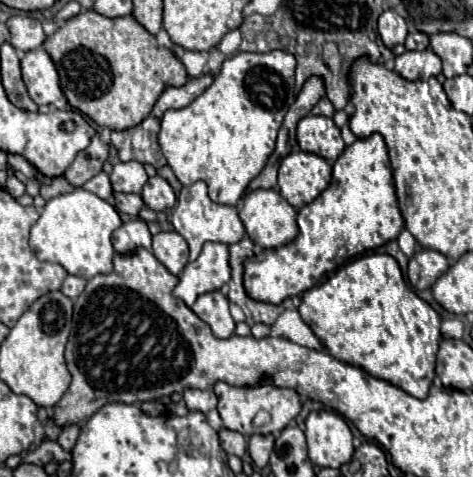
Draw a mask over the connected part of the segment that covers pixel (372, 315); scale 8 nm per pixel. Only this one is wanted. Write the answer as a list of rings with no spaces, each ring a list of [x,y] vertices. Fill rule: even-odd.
[[[365,254],[341,266],[327,282],[303,292],[297,310],[333,358],[387,380],[415,398],[427,396],[435,378],[441,320],[405,284],[397,260],[389,254]]]

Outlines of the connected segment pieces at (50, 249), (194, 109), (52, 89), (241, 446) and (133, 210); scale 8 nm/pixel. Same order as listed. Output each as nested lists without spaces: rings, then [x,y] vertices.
[[[77,188],[75,192],[55,196],[45,204],[41,218],[31,228],[29,248],[39,260],[61,264],[69,274],[89,280],[113,270],[115,250],[111,246],[111,234],[119,226],[121,218],[109,202],[101,200],[93,192]]]
[[[283,50],[267,54],[239,52],[223,62],[223,68],[215,76],[213,84],[181,110],[167,110],[161,118],[159,146],[167,158],[171,170],[183,186],[203,180],[209,186],[209,198],[219,204],[235,206],[243,196],[247,184],[263,170],[271,152],[275,150],[277,130],[281,128],[283,116],[295,102],[295,58]]]
[[[43,48],[25,52],[21,58],[21,70],[27,92],[35,104],[53,104],[55,100],[63,98],[59,86],[59,72],[51,56]]]
[[[221,428],[217,434],[219,434],[219,442],[221,442],[221,446],[223,446],[223,450],[227,454],[235,454],[235,456],[243,456],[245,454],[247,442],[245,442],[243,434],[227,430],[227,428]]]
[[[115,192],[115,204],[119,212],[125,212],[129,216],[137,216],[139,210],[145,206],[143,198],[139,194],[125,194],[125,192]]]

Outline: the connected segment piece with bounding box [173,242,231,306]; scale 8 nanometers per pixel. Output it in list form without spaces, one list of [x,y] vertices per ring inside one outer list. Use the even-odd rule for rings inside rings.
[[[205,242],[199,258],[183,268],[173,296],[181,298],[187,306],[193,306],[197,296],[211,290],[219,290],[229,280],[229,248],[221,242]]]

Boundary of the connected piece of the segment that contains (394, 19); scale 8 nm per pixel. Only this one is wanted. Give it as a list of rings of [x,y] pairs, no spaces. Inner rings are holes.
[[[385,10],[379,16],[379,36],[387,48],[405,42],[407,36],[407,22],[393,10]]]

